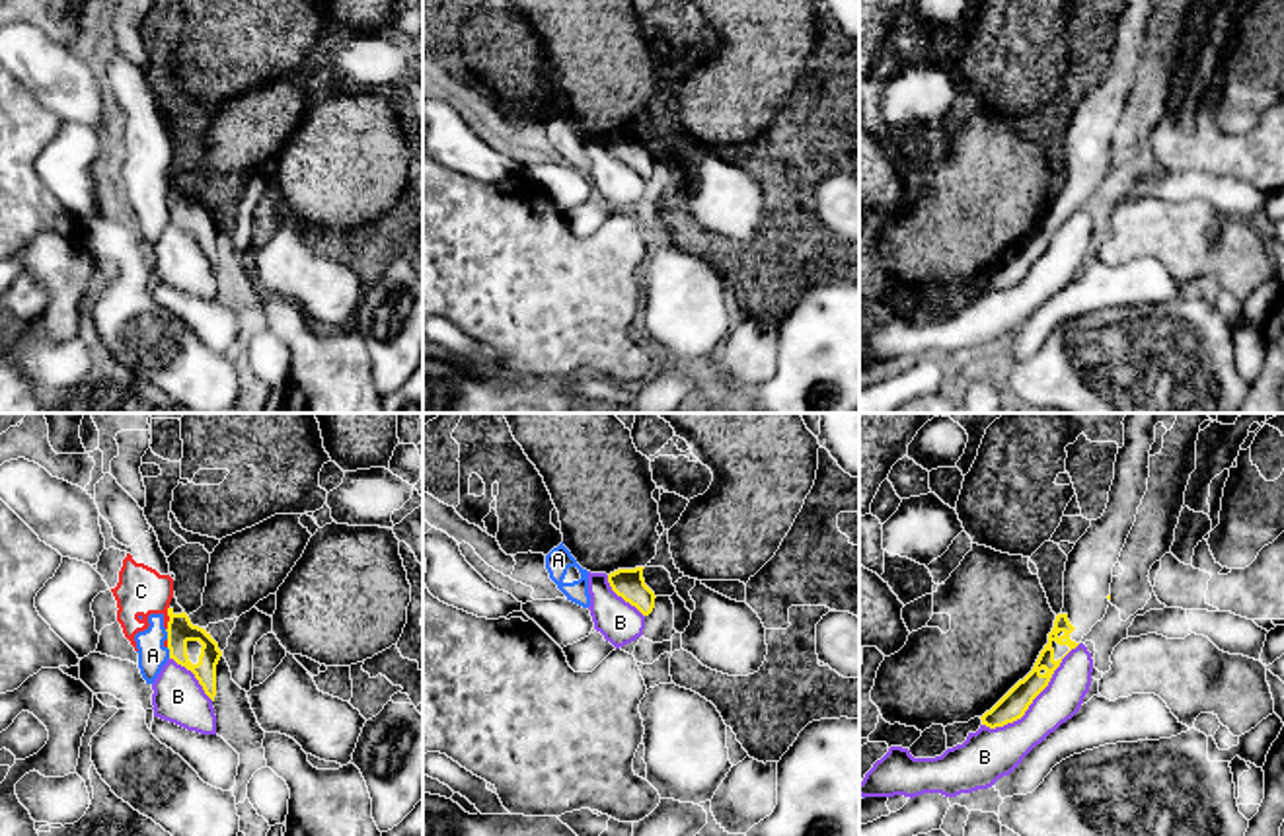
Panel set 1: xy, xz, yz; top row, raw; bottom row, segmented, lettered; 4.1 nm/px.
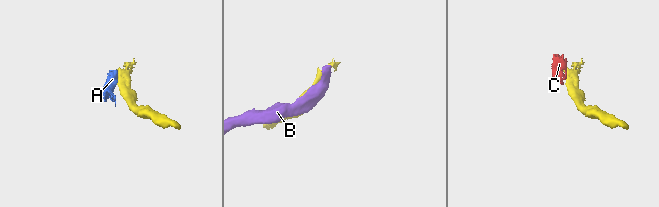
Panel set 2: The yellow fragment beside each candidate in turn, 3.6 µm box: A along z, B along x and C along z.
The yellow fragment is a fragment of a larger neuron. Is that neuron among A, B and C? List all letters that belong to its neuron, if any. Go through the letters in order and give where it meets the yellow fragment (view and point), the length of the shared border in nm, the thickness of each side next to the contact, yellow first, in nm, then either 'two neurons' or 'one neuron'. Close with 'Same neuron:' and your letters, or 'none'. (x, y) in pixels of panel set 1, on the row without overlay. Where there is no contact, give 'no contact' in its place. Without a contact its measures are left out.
A: xy (170, 217) | 50 nm | 110/120 nm | two neurons
B: yz (1035, 260) | 550 nm | 110/180 nm | two neurons
C: xy (170, 182) | 100 nm | 110/200 nm | two neurons
Same neuron: none

